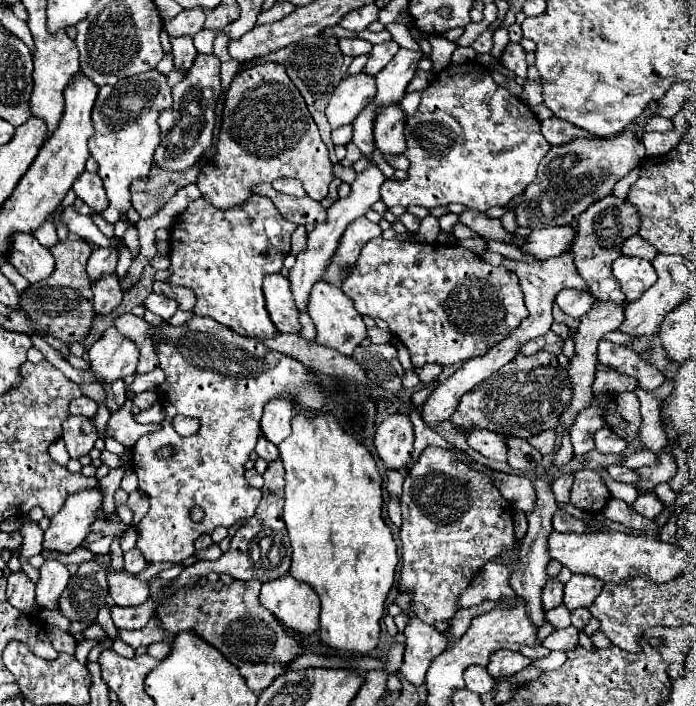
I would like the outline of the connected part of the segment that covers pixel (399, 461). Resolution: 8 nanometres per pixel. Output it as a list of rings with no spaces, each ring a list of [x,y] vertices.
[[[399,413],[389,415],[377,427],[375,449],[387,469],[405,469],[413,461],[413,425],[409,417]]]

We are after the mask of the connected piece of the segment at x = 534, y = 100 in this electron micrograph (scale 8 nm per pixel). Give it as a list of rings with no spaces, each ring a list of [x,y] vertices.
[[[525,81],[523,85],[523,93],[521,93],[521,99],[527,103],[527,105],[539,105],[541,103],[541,81]]]

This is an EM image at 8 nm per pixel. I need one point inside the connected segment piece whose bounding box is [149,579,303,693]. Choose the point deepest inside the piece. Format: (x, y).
(229, 617)

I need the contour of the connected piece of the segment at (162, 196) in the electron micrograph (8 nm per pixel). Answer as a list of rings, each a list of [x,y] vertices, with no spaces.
[[[207,159],[207,161],[195,163],[193,169],[185,169],[185,171],[167,171],[167,169],[159,169],[157,165],[153,165],[151,173],[147,175],[147,181],[131,183],[133,209],[137,209],[141,217],[155,215],[175,195],[179,187],[197,183],[197,177],[203,171],[205,163],[211,163],[211,161]]]

